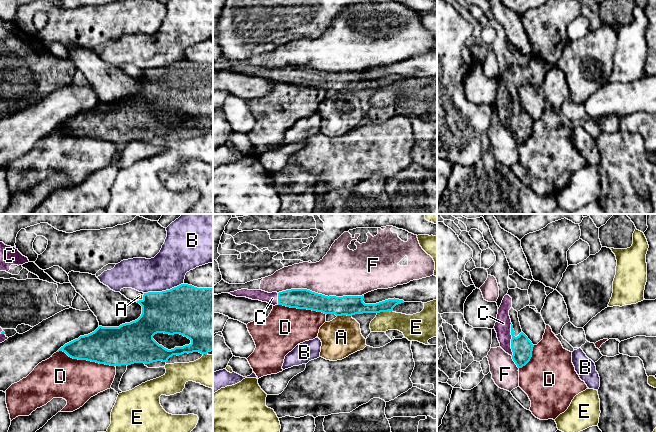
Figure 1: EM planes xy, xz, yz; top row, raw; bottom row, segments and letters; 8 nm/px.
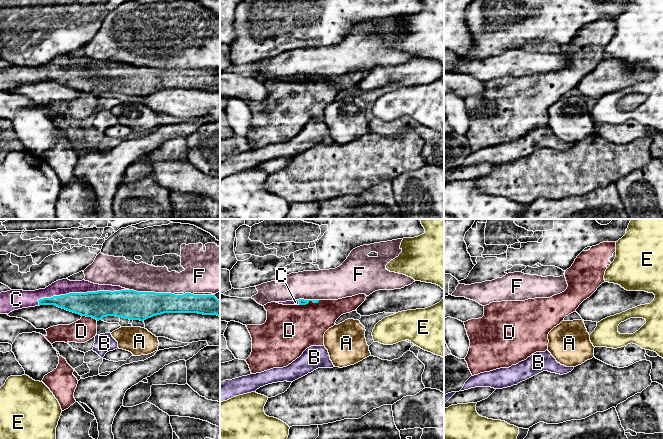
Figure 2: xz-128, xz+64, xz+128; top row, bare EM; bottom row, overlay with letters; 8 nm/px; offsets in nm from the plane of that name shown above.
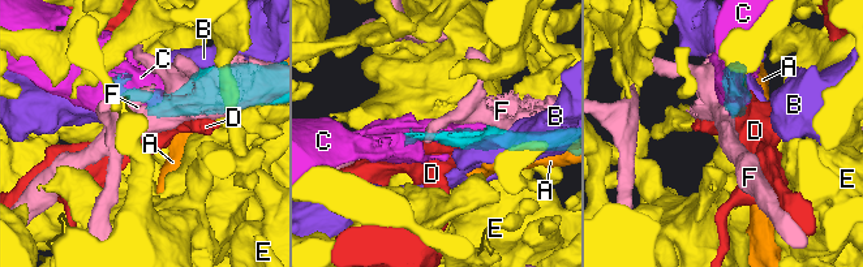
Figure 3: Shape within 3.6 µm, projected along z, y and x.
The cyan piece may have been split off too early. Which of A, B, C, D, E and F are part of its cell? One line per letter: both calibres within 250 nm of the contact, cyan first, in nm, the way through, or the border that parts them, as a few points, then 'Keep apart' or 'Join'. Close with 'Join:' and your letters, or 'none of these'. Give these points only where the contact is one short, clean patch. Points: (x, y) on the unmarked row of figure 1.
A: Thickness 160 nm (cyan) against 320 nm. Keep apart
B: Thickness 400 nm (cyan) against 300 nm. Keep apart
C: Thickness 170 nm (cyan) against 130 nm. Join
D: Thickness 320 nm (cyan) against 340 nm. Keep apart
E: Thickness 140 nm (cyan) against 180 nm. Keep apart
F: Thickness 160 nm (cyan) against 380 nm. Keep apart
Join: C

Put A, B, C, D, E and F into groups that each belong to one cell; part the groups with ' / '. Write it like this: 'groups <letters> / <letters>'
groups A / B / C / D / E / F

